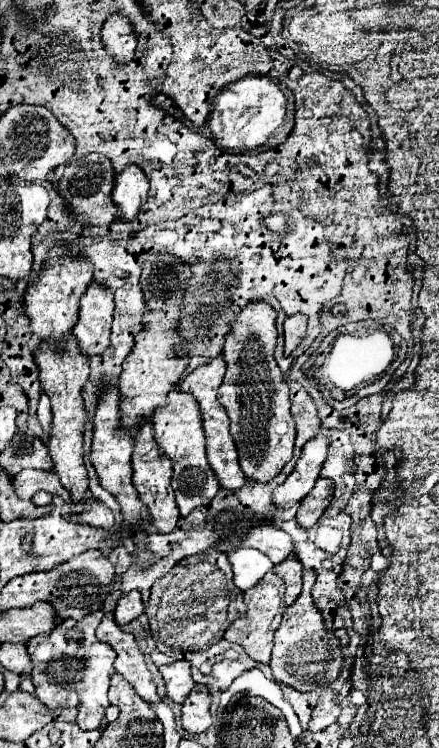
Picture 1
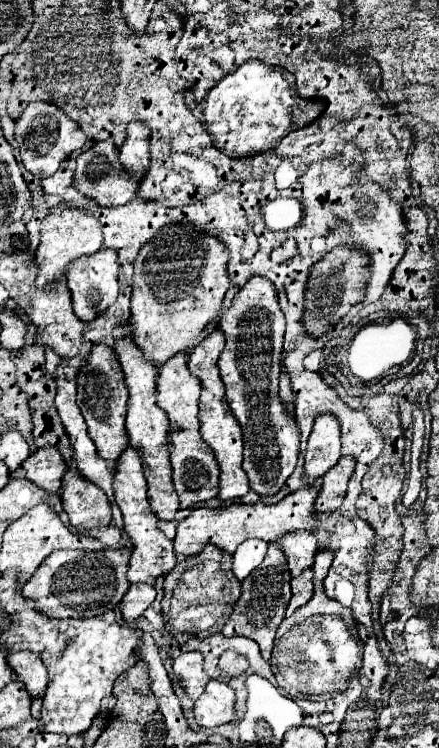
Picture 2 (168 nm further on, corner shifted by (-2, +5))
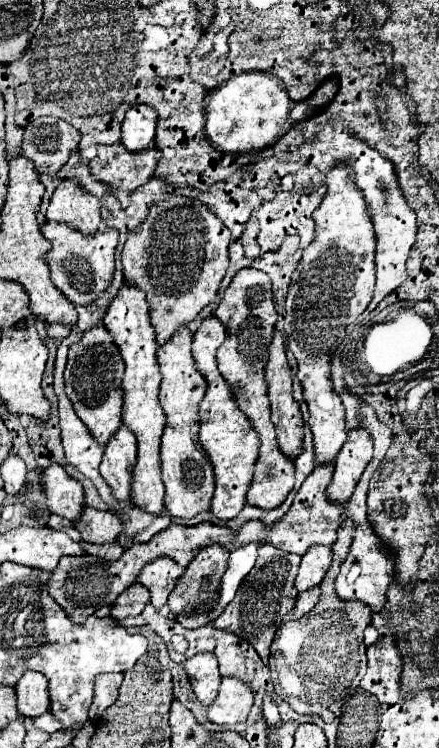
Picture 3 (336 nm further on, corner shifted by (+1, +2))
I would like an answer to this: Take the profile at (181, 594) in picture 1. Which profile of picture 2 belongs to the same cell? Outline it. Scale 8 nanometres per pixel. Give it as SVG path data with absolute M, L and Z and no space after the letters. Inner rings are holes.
M206 546L202 550L202 554L194 554L190 556L190 560L184 560L182 564L178 564L176 570L168 572L164 578L164 598L162 598L162 618L164 618L164 626L166 630L174 636L174 640L178 644L184 644L190 636L204 636L204 632L208 634L216 634L224 628L226 620L230 618L230 612L240 596L240 582L234 578L228 562L224 566L224 558L232 558L228 552L222 552L216 546Z

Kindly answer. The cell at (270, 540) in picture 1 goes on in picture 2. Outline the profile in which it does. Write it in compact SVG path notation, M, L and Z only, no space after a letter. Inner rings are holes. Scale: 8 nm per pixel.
M292 532L290 536L282 536L282 540L274 540L274 544L282 548L292 576L298 576L304 568L312 566L314 554L318 552L316 536L310 532Z

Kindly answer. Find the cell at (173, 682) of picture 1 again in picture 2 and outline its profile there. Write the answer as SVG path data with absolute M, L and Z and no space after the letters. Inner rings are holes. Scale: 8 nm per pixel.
M182 652L178 658L174 658L172 668L174 668L174 674L180 686L188 694L188 698L196 700L208 682L208 676L202 670L202 654L200 652Z

